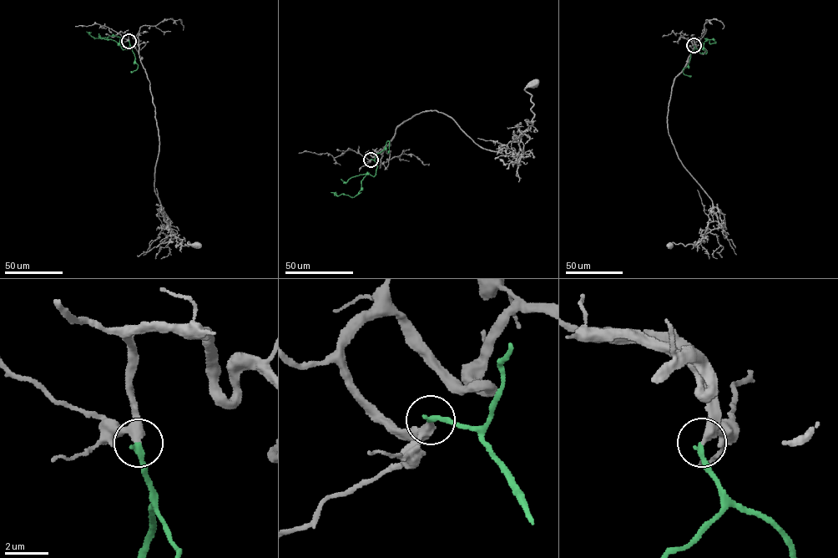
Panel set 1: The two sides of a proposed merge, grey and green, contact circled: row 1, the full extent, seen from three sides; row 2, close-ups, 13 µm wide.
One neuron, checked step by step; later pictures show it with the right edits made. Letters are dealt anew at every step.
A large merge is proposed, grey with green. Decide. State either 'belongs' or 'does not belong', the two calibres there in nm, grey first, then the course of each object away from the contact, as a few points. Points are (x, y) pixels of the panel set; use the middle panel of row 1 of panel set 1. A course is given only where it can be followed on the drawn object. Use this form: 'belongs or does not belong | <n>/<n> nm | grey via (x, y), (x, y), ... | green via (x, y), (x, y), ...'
does not belong | 300/280 nm | grey via (371, 159), (426, 111), (490, 150), (518, 143), (532, 124), (524, 89), (533, 83) | green via (371, 159), (377, 165), (376, 175), (366, 174), (357, 195), (353, 197), (341, 194), (337, 196), (330, 192)

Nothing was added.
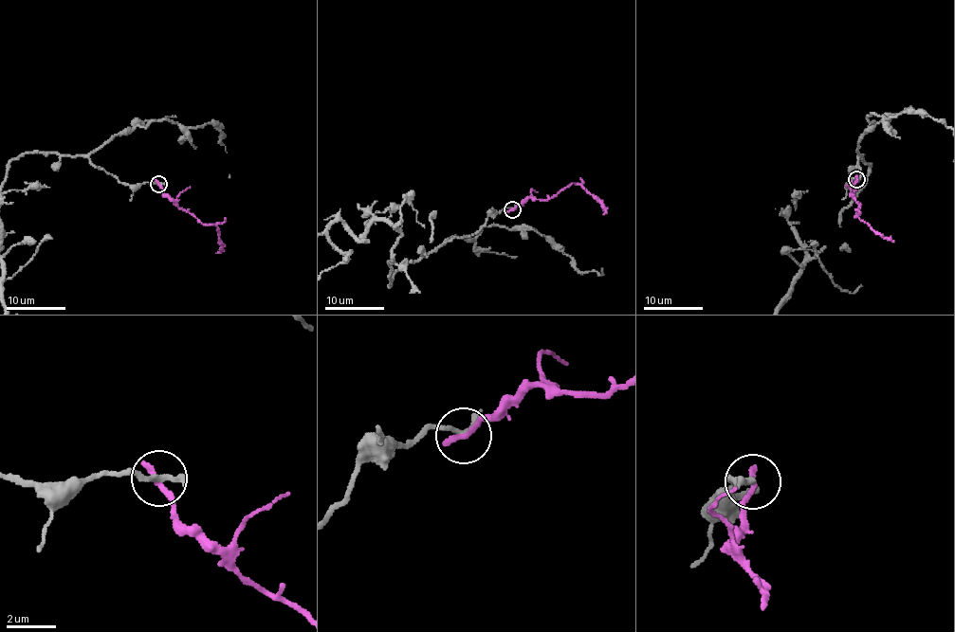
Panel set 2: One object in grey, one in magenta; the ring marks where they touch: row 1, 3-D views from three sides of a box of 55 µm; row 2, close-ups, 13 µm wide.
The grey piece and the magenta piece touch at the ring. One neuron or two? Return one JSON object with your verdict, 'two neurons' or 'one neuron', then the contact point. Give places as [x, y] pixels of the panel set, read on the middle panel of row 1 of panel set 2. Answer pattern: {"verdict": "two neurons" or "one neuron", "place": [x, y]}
{"verdict": "two neurons", "place": [512, 209]}

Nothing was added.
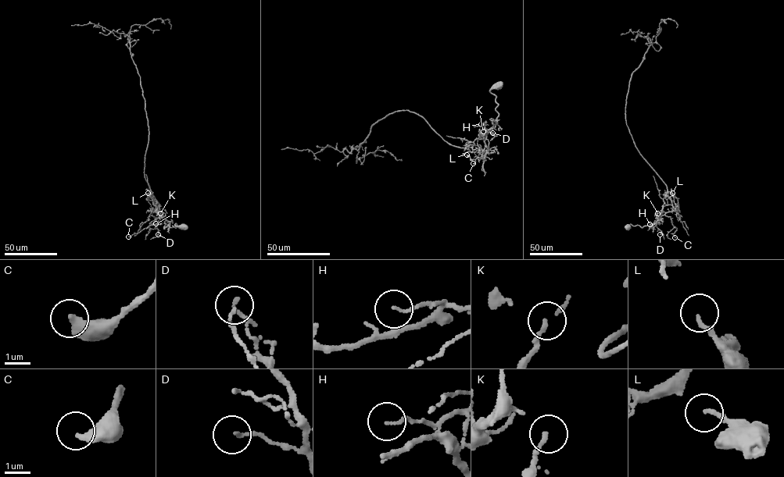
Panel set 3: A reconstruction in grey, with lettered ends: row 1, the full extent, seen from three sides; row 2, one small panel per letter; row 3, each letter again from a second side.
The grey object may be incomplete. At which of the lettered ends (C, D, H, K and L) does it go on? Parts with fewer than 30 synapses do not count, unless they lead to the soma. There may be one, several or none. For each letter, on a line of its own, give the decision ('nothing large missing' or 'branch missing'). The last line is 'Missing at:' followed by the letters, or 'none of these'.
C: nothing large missing
D: nothing large missing
H: nothing large missing
K: nothing large missing
L: nothing large missing
Missing at: none of these

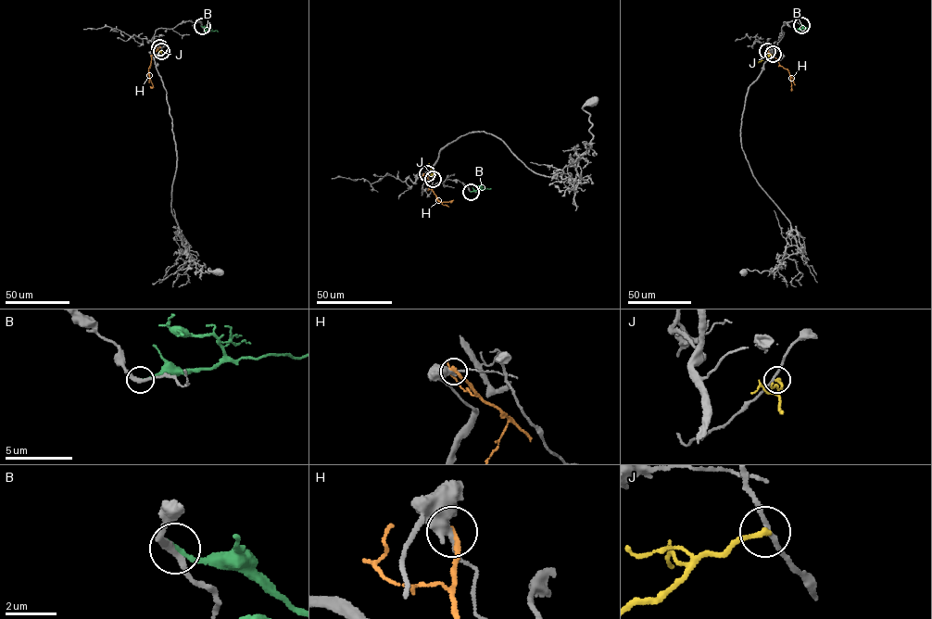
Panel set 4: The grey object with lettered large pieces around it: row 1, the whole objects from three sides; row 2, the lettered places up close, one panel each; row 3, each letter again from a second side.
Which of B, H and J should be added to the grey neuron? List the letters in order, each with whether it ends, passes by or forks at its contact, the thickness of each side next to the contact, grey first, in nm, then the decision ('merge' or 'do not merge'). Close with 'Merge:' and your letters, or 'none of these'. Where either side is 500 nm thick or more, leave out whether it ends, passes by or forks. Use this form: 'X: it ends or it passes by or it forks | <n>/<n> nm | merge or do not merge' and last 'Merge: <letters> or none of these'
B: it ends | 280/240 nm | do not merge
H: it ends | 400/240 nm | do not merge
J: it ends | 160/240 nm | do not merge
Merge: none of these

